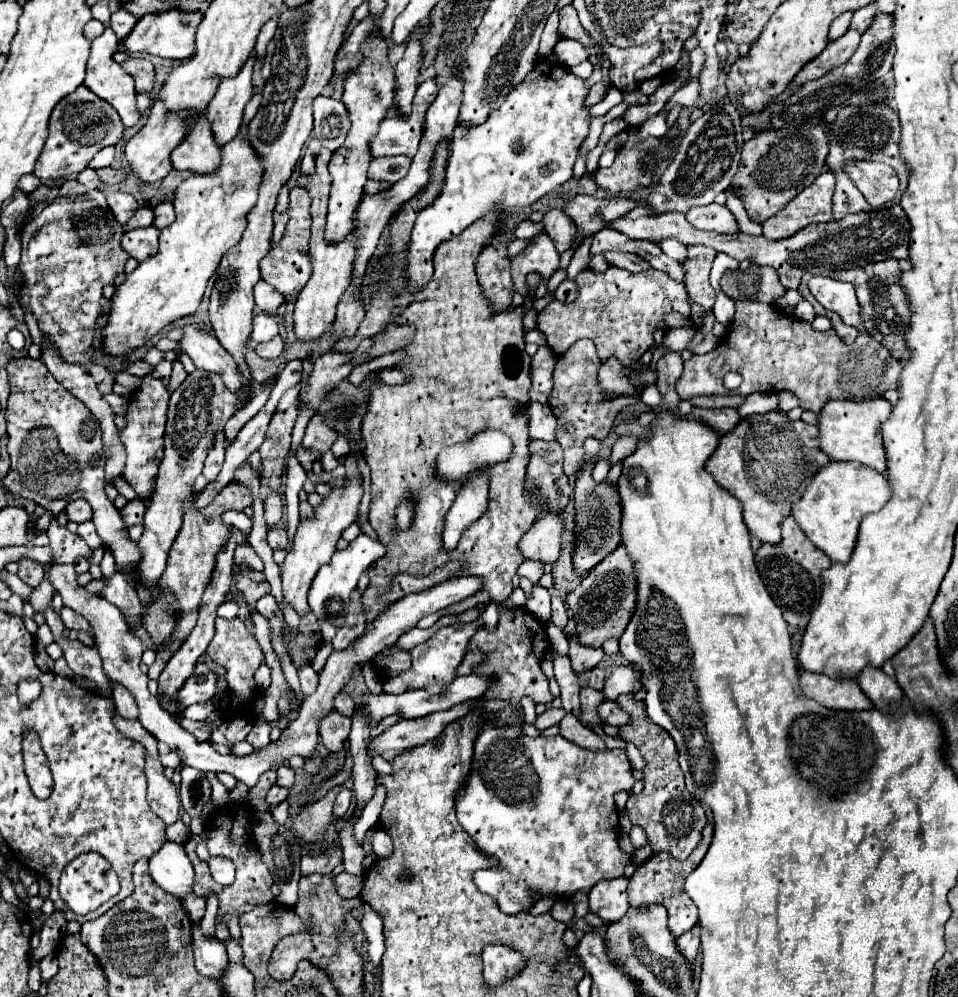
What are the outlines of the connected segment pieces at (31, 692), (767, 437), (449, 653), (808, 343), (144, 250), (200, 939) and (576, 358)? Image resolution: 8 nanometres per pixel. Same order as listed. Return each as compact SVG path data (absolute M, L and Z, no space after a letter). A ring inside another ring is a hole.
M23 679L17 685L17 695L23 705L31 705L41 695L41 683L37 679Z
M765 413L765 415L751 415L747 419L741 419L731 433L725 433L719 437L719 445L713 451L713 455L707 459L705 469L715 477L715 481L733 493L743 503L743 519L753 537L757 537L763 543L779 543L781 541L781 521L791 513L793 503L803 495L813 475L829 463L829 457L815 447L809 447L817 439L817 427L807 425L803 421L789 421L785 413Z
M489 603L481 617L477 621L471 621L471 623L455 623L455 625L447 625L447 627L441 627L429 641L425 641L423 645L417 645L415 649L411 649L411 667L395 677L389 677L383 681L383 691L385 693L393 693L393 695L399 695L399 693L407 693L407 691L413 691L413 689L427 689L429 693L441 693L445 687L449 687L453 683L453 679L457 677L455 671L457 667L461 665L465 653L467 653L467 645L471 641L471 637L475 635L475 631L479 629L487 629L487 631L493 631L499 623L499 611L497 611L497 605L495 603Z
M743 299L735 301L737 313L733 321L729 323L727 335L721 339L717 349L705 355L693 355L683 365L683 373L675 385L681 399L689 399L693 395L749 395L749 393L779 393L779 391L791 391L797 395L801 409L819 413L825 401L829 399L871 399L881 397L887 389L897 389L897 379L901 375L901 363L895 361L889 351L879 345L869 333L861 333L861 337L855 339L855 343L845 345L839 341L839 335L835 331L813 331L807 321L799 321L793 315L781 313L775 305L765 305L759 301ZM727 371L737 371L743 375L743 383L735 391L727 391L723 385L723 377Z
M153 225L151 227L141 227L141 229L133 229L133 231L127 231L123 235L123 249L133 257L137 259L139 263L145 261L147 257L153 257L157 253L157 239L159 239L159 229L155 229Z
M193 925L193 953L195 953L195 967L203 977L211 977L221 981L229 961L225 945L217 939L205 939L201 933L201 925Z
M579 339L575 345L571 345L571 349L563 355L557 357L557 365L553 371L553 391L549 393L549 405L553 409L553 415L557 417L557 443L563 447L565 453L565 473L567 475L575 475L585 459L585 451L583 451L583 441L589 435L609 435L617 415L623 409L629 409L633 405L633 401L639 401L637 393L633 395L619 395L617 399L607 399L603 397L603 391L599 387L599 379L597 379L597 371L599 371L599 357L595 351L595 345L591 339Z

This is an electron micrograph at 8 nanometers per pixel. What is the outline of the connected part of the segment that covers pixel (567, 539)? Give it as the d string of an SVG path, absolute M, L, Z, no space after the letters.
M563 527L563 533L561 533L561 555L559 559L553 563L553 587L555 591L559 593L569 593L573 591L583 575L575 573L573 565L571 565L571 553L573 553L573 541L571 541L571 531L569 527Z

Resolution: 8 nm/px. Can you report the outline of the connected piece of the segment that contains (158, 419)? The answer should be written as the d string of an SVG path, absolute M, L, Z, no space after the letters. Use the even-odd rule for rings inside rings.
M145 377L143 385L133 393L133 399L129 403L129 411L125 415L127 427L119 433L127 453L123 477L135 489L135 493L145 499L149 499L153 491L155 473L163 459L163 433L165 433L165 421L167 421L167 405L169 405L169 391L163 385L163 381Z

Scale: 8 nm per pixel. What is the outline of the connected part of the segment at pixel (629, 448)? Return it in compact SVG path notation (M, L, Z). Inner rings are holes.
M621 437L618 439L609 456L611 467L620 462L624 457L627 457L627 455L632 454L636 450L637 444L638 439L635 437Z

